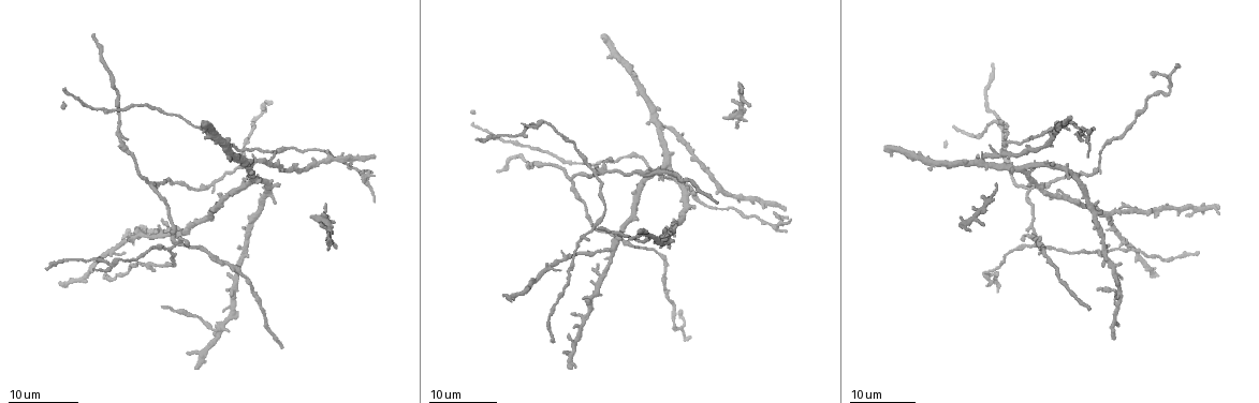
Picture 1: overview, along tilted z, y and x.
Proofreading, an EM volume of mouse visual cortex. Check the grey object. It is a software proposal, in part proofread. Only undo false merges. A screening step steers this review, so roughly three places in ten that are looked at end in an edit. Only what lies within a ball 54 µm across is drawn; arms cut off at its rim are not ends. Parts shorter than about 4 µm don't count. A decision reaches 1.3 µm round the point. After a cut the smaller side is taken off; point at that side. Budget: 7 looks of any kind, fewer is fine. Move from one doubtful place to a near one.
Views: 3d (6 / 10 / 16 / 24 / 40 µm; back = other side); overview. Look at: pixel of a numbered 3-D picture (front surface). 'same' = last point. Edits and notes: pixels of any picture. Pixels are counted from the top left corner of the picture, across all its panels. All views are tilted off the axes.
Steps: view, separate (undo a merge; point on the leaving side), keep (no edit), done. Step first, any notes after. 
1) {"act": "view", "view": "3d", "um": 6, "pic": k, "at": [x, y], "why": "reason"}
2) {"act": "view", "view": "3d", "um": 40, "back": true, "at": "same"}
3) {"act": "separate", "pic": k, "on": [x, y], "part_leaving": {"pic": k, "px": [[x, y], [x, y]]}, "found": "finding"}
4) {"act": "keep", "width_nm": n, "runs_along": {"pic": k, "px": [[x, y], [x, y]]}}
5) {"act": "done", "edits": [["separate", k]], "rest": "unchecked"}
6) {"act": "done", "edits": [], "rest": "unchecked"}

{"act": "view", "view": "3d", "um": 24, "pic": 1, "at": [1019, 168], "why": "a fork"}

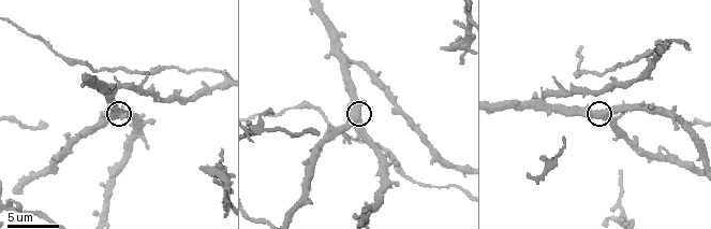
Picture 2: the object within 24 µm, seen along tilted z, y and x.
{"act": "view", "view": "3d", "um": 6, "pic": 2, "at": [603, 112]}

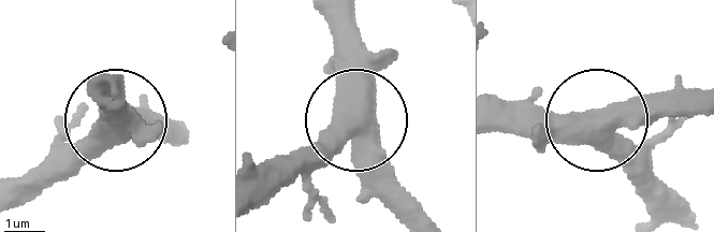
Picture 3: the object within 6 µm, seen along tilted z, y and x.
{"act": "keep", "arms": 3, "runs_along": {"pic": 3, "px": [[254, 206], [358, 130], [370, 164], [408, 202]]}, "found": "one cell here"}

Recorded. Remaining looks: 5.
{"act": "view", "view": "3d", "um": 10, "pic": 2, "at": [540, 98], "why": "arms part here"}

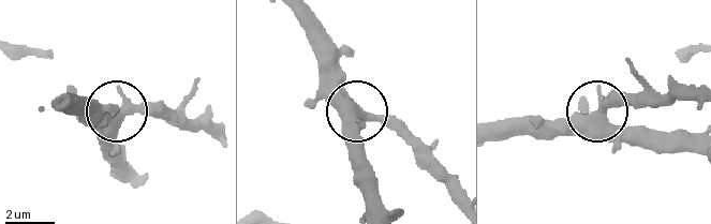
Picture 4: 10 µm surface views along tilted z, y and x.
{"act": "keep", "arms": 3, "found": "continuous, no second cell"}

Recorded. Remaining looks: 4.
{"act": "view", "view": "3d", "um": 16, "pic": 2, "at": [461, 189], "why": "branch point"}

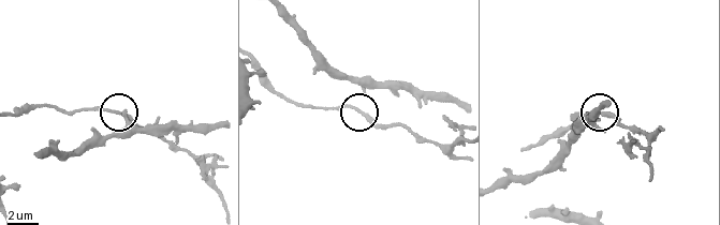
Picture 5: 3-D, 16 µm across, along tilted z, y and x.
{"act": "keep", "width_nm": 160, "found": "one cell here"}

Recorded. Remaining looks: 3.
{"act": "done", "edits": [], "rest": "unchecked"}

